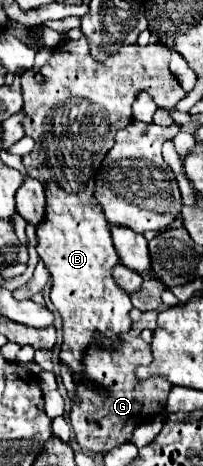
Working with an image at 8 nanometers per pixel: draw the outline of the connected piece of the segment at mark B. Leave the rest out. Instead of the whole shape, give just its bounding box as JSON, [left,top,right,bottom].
[21,37,187,379]

